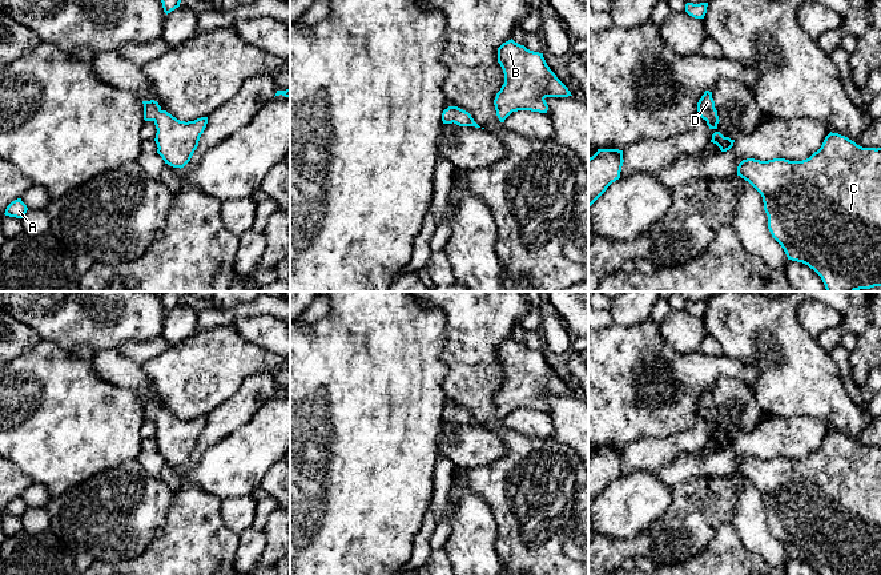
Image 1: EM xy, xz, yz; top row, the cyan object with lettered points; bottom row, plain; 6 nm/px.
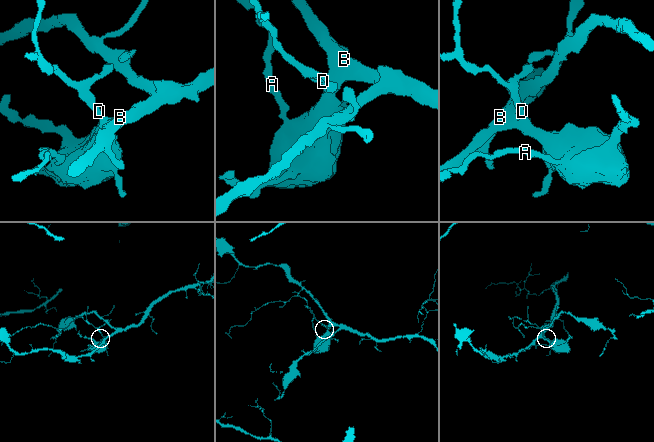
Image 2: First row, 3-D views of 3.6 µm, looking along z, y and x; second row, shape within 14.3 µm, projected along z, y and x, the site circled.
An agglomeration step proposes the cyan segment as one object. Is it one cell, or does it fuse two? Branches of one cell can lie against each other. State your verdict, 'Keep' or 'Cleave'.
Keep

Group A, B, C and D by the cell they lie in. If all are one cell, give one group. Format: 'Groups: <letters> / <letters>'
Groups: A B C D

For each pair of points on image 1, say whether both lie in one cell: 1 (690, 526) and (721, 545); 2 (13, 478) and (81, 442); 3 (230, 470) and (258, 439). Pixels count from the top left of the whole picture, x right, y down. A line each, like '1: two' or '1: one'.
1: two
2: two
3: one

